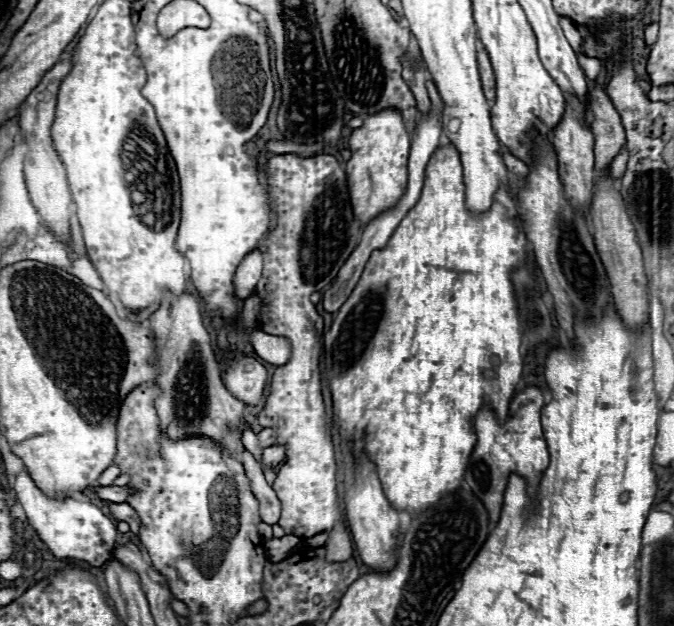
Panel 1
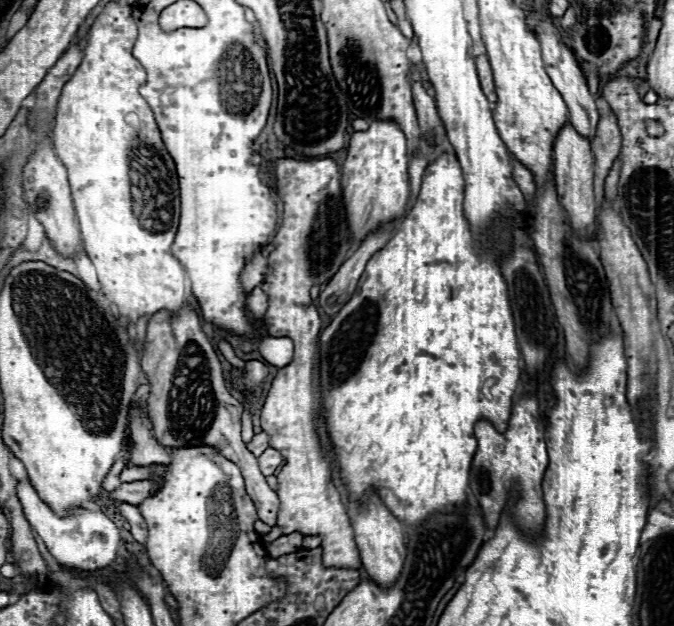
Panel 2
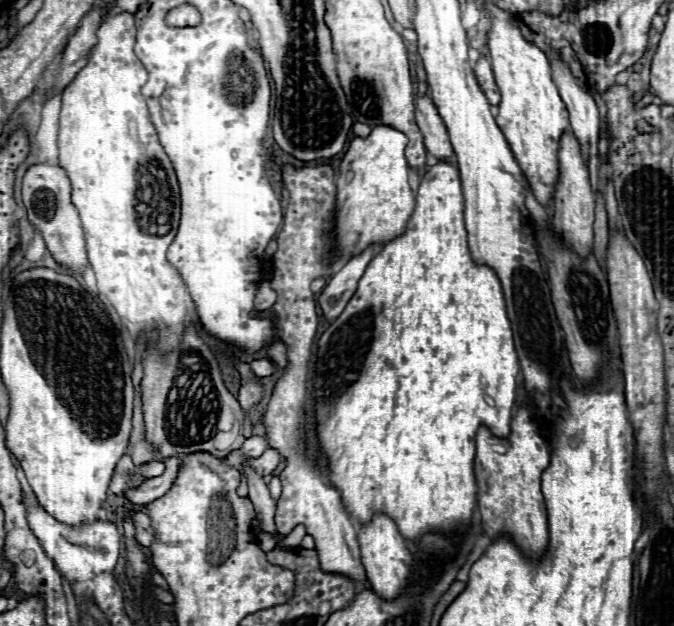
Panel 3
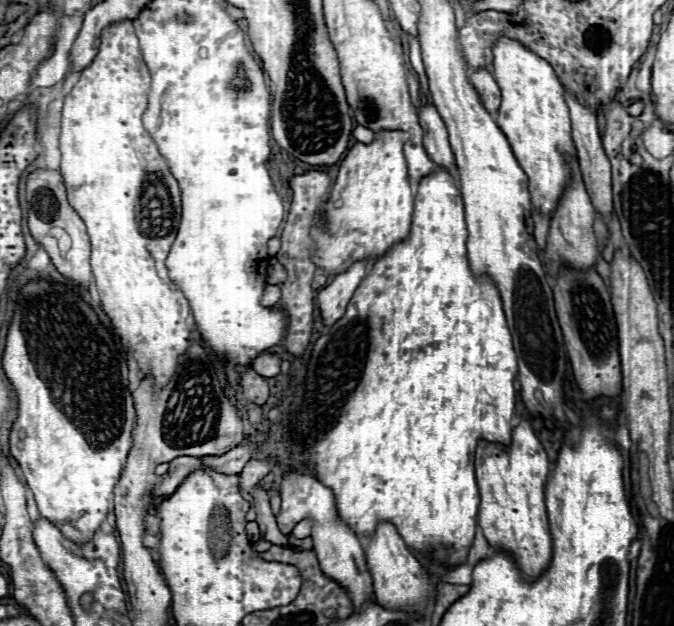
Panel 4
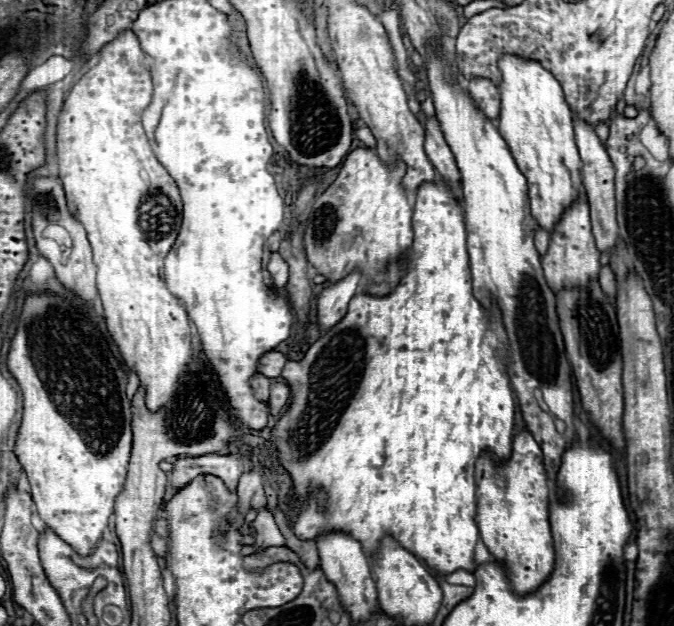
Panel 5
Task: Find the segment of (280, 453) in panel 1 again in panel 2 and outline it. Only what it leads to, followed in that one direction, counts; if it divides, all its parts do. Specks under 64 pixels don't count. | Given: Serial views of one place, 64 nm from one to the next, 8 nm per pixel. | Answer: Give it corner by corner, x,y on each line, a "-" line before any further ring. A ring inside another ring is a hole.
268,448
266,452
262,452
262,456
258,456
262,474
274,474
274,470
280,466
280,462
282,462
282,454
276,448

